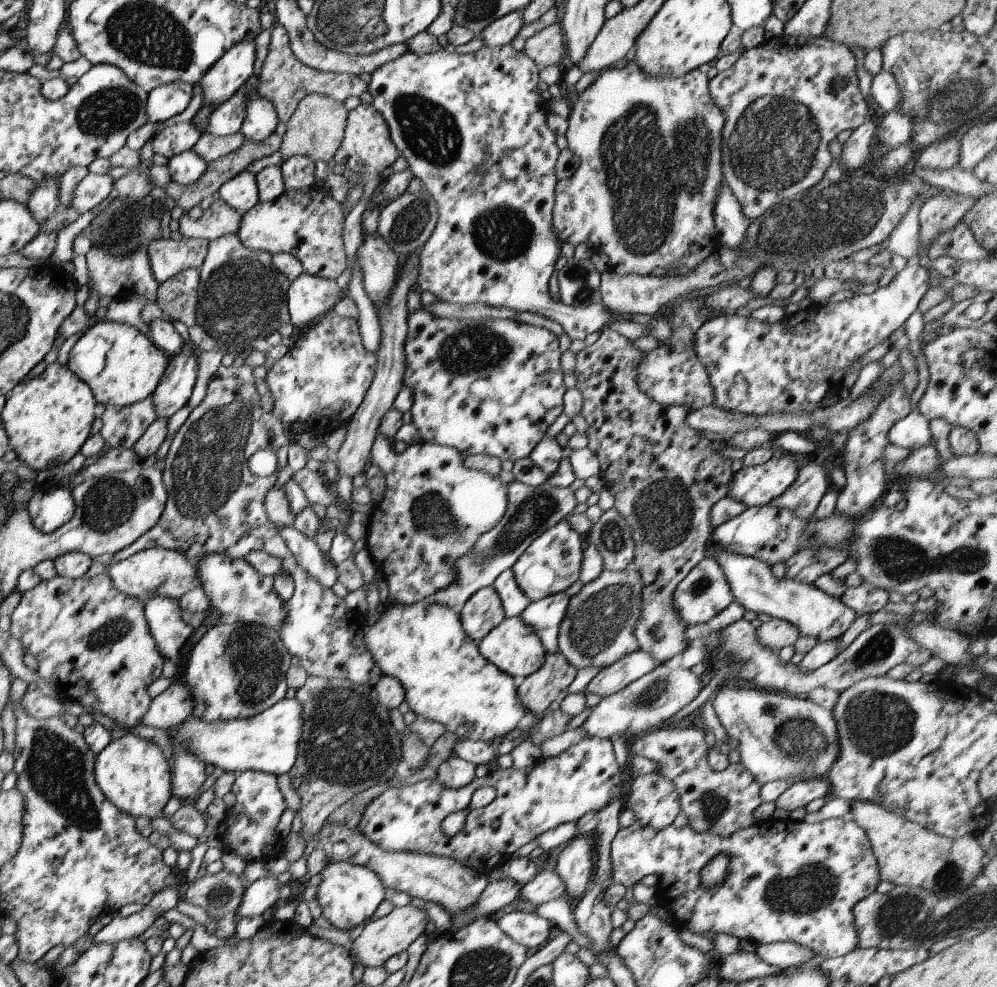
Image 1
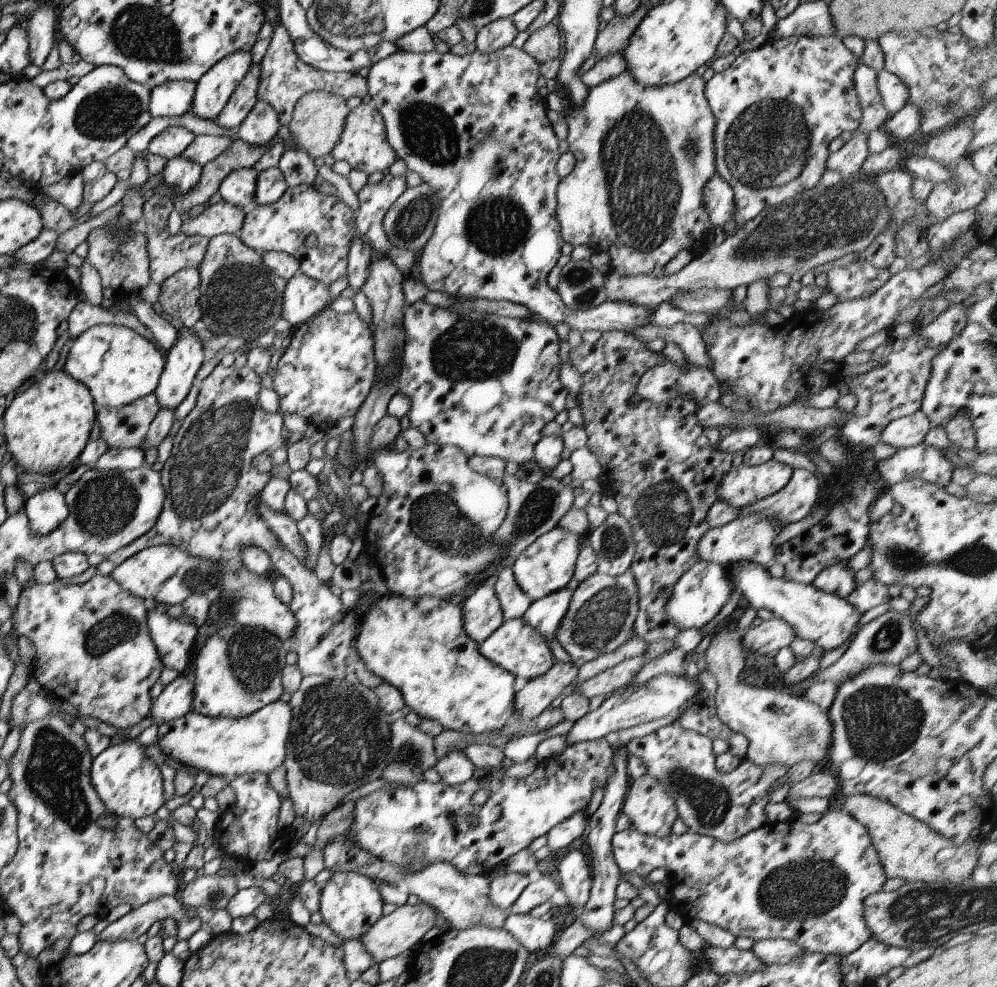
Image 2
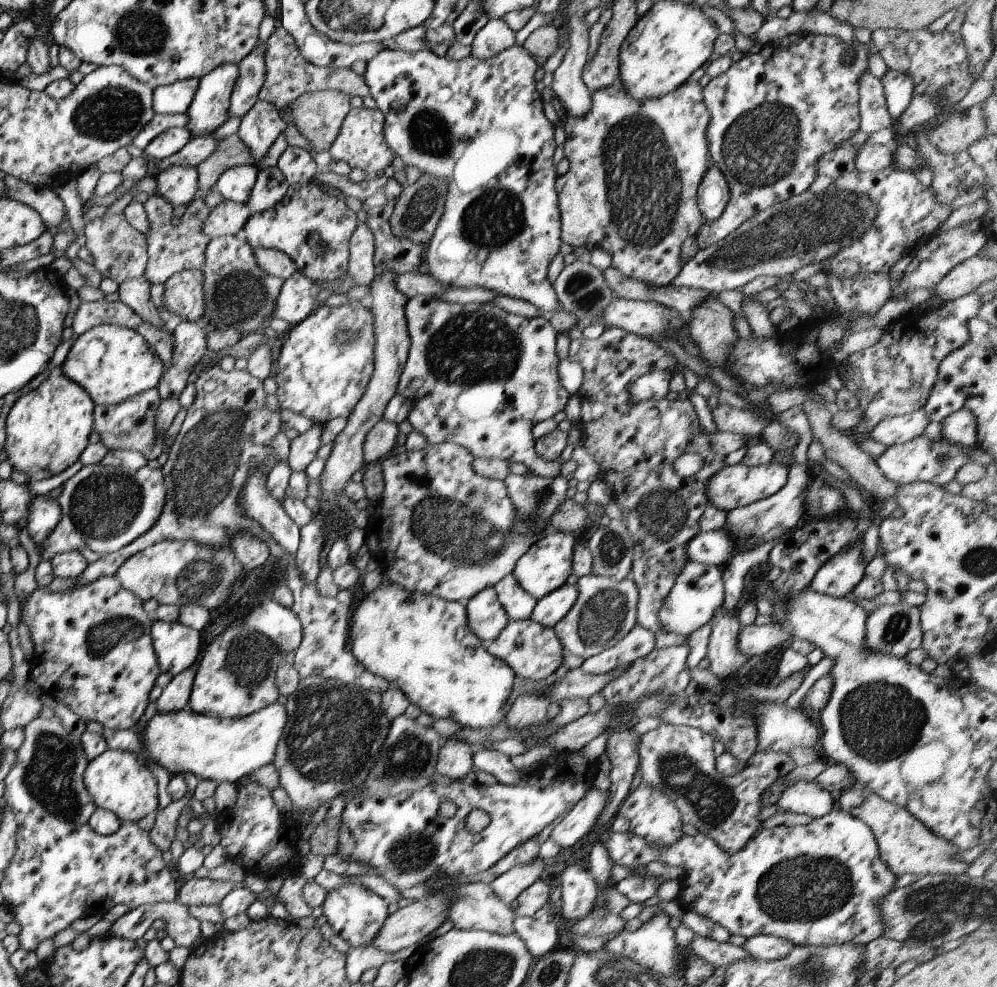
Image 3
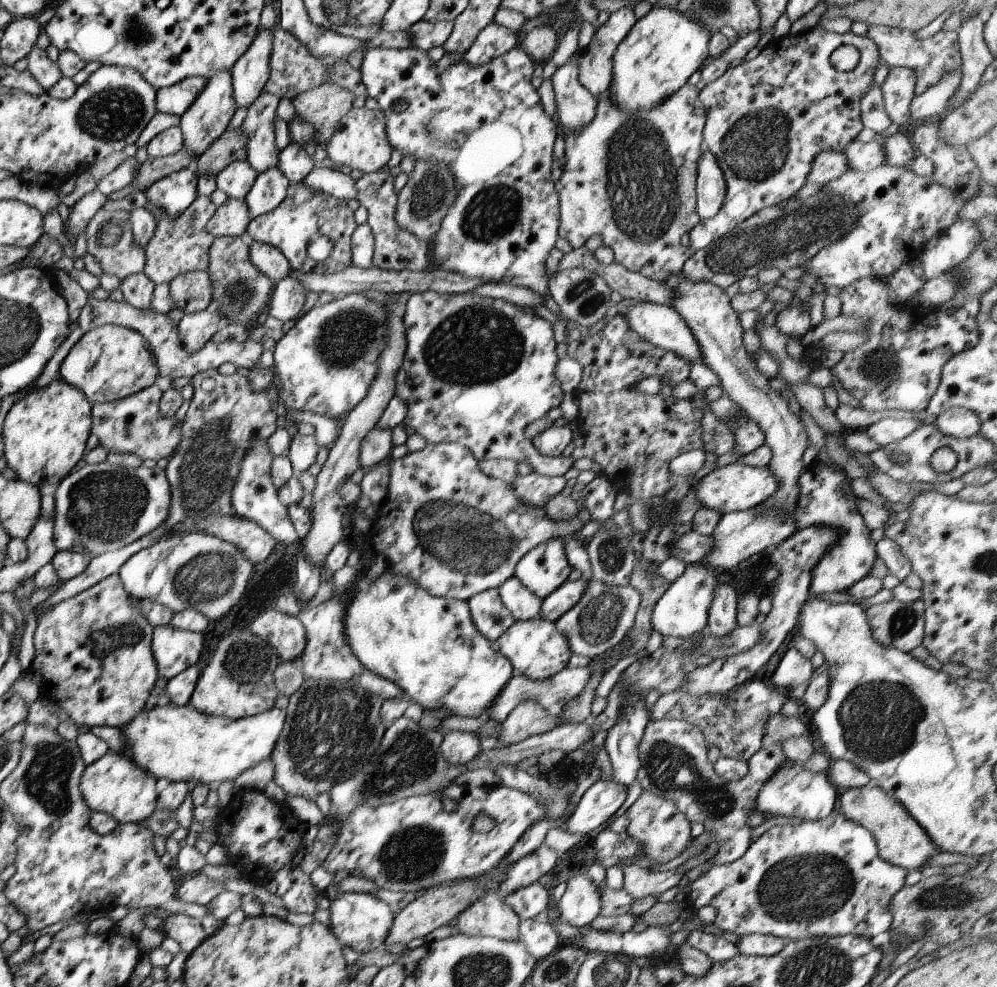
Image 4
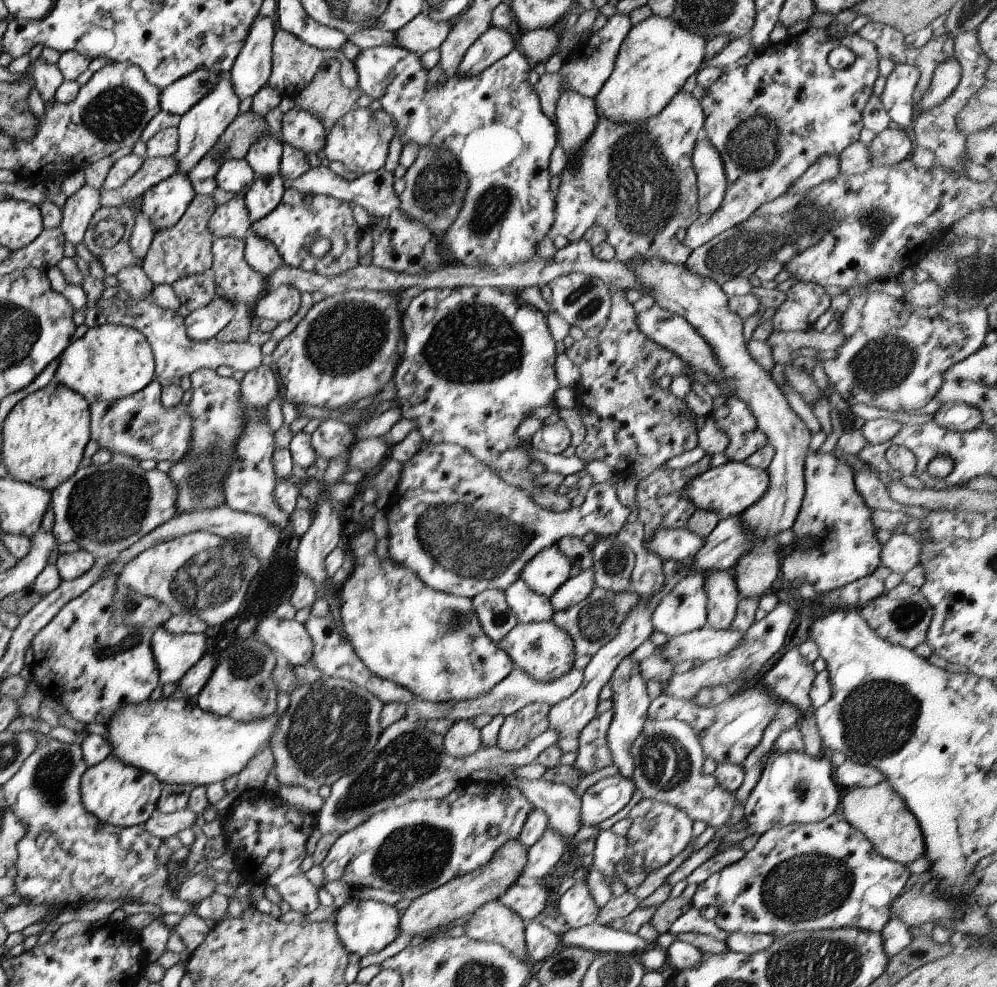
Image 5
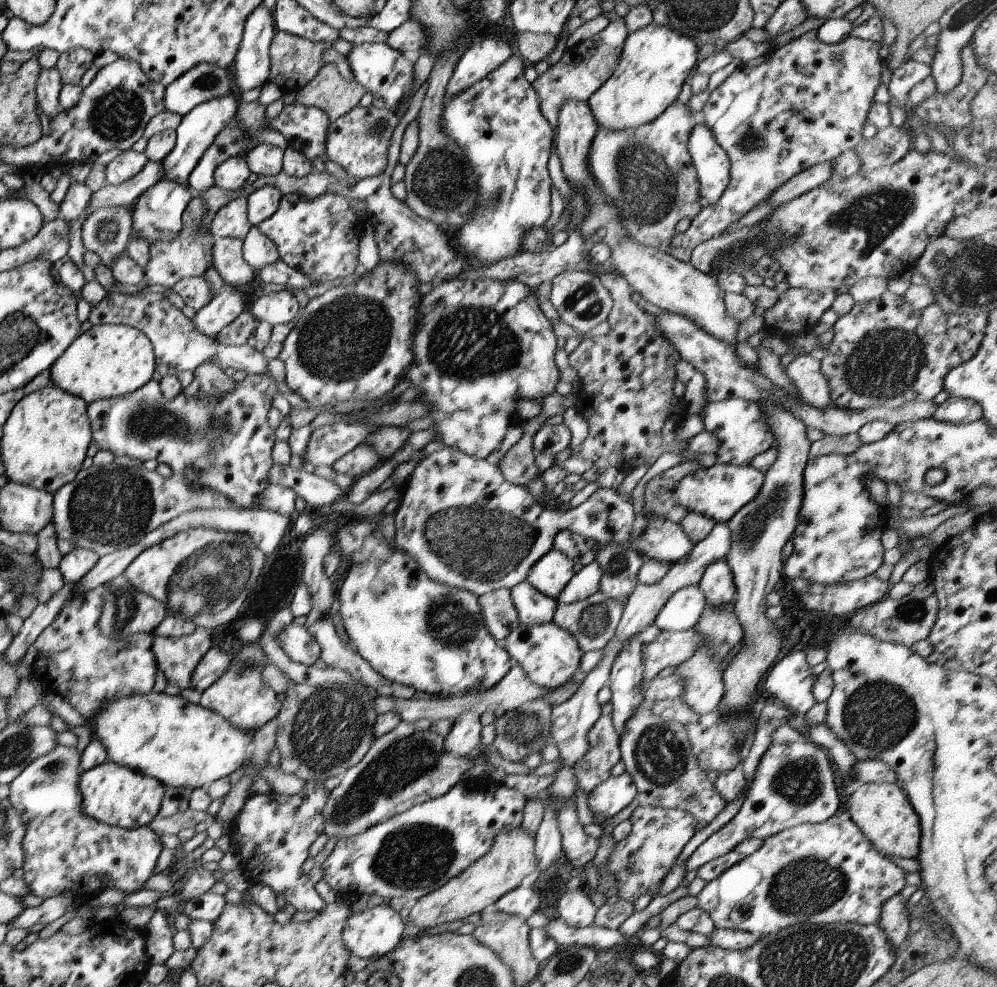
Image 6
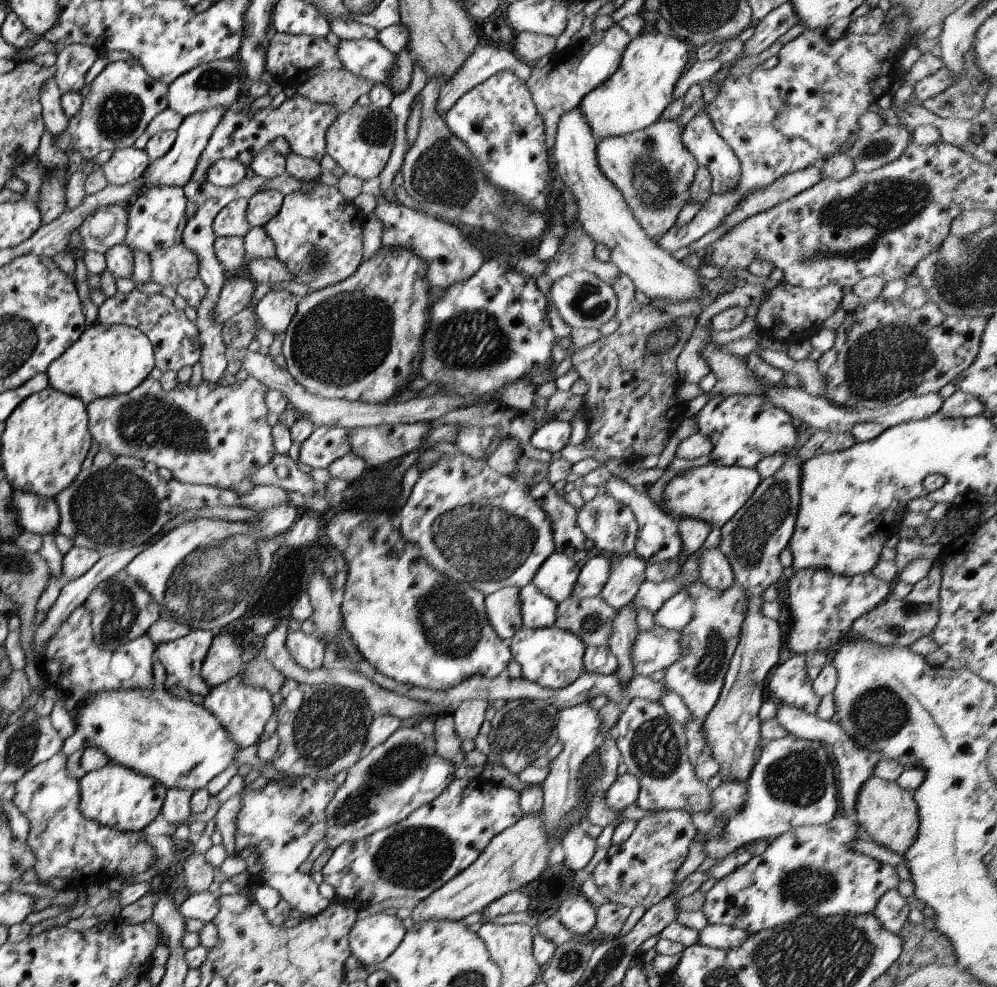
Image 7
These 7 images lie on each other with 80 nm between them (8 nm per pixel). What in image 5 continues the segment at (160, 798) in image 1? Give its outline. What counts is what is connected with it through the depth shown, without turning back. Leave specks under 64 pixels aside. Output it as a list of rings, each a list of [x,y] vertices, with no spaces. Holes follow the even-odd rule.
[[[109,754],[96,765],[86,767],[80,778],[79,792],[84,809],[101,823],[126,827],[143,825],[151,816],[162,785],[152,774],[123,764]]]

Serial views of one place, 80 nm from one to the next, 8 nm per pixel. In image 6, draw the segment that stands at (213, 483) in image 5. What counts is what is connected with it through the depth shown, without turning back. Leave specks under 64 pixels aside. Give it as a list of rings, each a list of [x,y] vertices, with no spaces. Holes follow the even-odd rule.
[[[217,361],[202,362],[192,371],[192,376],[199,382],[196,397],[202,397],[203,395],[220,397],[232,391],[235,384],[233,379],[228,378],[223,373],[223,369]]]

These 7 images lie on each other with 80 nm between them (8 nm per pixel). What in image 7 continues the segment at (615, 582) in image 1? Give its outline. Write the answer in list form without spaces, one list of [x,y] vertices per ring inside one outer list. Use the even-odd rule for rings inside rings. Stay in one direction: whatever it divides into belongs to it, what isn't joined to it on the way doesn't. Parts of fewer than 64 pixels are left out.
[[[601,597],[565,599],[556,605],[555,626],[578,636],[583,644],[605,646],[616,610]]]

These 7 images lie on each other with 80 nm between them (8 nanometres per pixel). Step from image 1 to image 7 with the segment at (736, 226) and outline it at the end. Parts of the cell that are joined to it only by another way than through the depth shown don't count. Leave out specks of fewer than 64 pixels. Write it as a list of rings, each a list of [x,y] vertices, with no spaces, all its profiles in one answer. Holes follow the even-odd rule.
[[[699,109],[690,121],[682,128],[681,140],[683,146],[695,157],[698,164],[705,165],[709,170],[711,179],[710,192],[722,194],[732,189],[740,179],[740,164],[733,151],[725,144],[725,141],[716,133],[710,116]]]

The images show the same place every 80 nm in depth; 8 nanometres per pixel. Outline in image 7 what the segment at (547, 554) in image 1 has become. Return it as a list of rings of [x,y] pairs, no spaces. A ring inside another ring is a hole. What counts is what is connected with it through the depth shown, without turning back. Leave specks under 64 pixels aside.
[[[554,550],[537,569],[532,583],[547,598],[559,604],[570,598],[579,569],[574,560]]]

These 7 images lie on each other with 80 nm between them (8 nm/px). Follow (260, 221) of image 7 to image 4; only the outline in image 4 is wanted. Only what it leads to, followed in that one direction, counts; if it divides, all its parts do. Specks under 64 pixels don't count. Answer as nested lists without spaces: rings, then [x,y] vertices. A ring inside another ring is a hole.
[[[275,166],[259,173],[243,200],[251,219],[273,210],[286,195],[288,180]]]

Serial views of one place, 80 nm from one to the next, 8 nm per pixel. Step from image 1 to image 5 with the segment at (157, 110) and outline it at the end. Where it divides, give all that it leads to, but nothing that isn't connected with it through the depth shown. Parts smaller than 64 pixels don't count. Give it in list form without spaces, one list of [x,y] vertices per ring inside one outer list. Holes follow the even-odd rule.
[[[198,68],[178,78],[174,83],[160,89],[159,106],[161,111],[181,116],[187,112],[200,98],[203,98],[215,85],[230,74],[209,72],[206,68]]]

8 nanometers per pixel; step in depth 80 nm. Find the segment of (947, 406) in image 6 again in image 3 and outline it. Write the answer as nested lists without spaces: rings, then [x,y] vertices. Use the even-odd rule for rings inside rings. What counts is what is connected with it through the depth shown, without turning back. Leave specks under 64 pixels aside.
[[[966,408],[948,414],[941,422],[940,434],[963,448],[976,446],[976,418]]]

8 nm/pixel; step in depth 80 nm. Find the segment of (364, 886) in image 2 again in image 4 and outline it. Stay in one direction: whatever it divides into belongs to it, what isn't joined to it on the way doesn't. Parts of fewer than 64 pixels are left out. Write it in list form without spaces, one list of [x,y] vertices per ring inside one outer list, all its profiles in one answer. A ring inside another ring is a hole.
[[[339,893],[335,900],[330,900],[326,913],[329,918],[327,924],[339,944],[349,946],[358,954],[383,946],[390,924],[394,919],[389,906],[369,893]]]

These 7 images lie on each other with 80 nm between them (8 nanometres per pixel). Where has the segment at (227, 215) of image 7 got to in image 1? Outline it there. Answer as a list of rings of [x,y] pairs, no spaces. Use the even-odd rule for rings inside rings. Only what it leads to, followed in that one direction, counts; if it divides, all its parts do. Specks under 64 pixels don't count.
[[[216,199],[202,211],[196,220],[183,214],[178,221],[178,231],[183,237],[213,240],[224,234],[235,233],[242,215],[221,199]]]

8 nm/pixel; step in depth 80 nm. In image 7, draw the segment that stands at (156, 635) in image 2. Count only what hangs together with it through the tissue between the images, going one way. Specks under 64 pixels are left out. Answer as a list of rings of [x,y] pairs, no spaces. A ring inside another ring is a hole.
[[[193,629],[185,636],[171,642],[155,645],[152,656],[155,660],[159,660],[164,668],[165,679],[162,686],[165,689],[169,690],[170,688],[181,686],[189,694],[203,697],[210,691],[210,686],[201,678],[200,668],[213,636],[209,629]]]

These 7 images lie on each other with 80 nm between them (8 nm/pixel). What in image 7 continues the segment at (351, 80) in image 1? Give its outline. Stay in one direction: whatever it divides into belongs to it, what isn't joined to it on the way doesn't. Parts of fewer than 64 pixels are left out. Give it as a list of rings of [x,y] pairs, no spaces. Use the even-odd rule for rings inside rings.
[[[275,33],[268,42],[264,54],[264,68],[267,69],[280,86],[298,87],[305,79],[326,70],[342,67],[336,55],[336,48],[327,43],[324,38],[313,35],[292,35]]]

